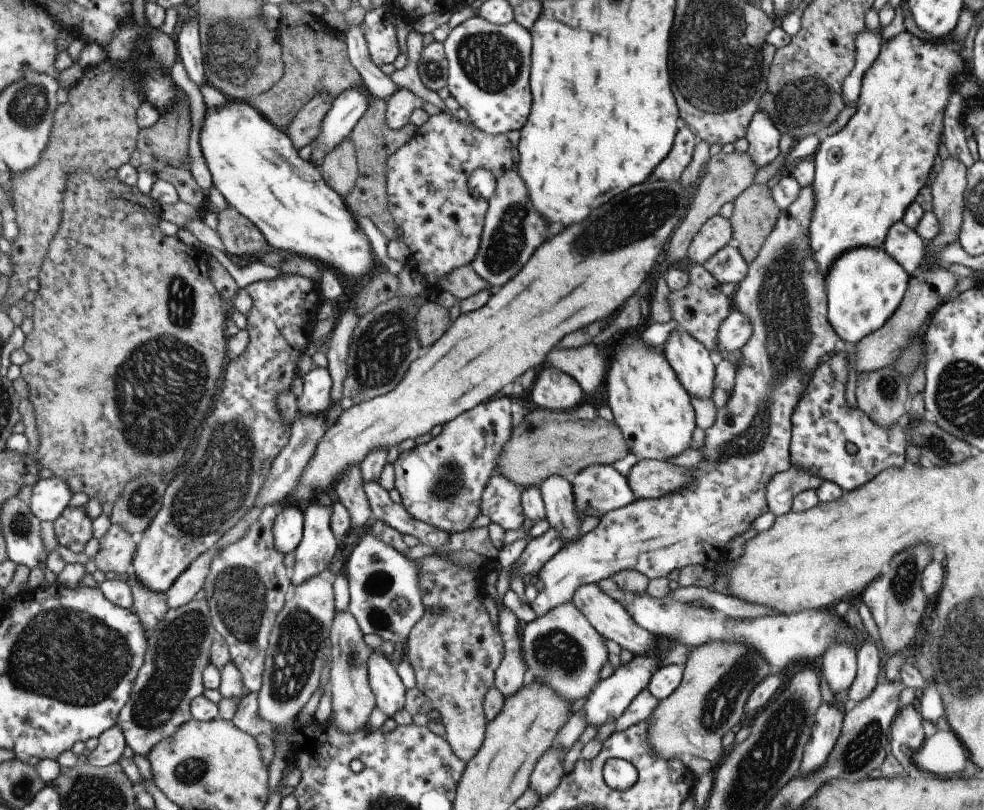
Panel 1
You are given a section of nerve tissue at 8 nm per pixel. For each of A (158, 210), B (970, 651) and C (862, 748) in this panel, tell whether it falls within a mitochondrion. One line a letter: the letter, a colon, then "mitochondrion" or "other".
A: other
B: mitochondrion
C: mitochondrion

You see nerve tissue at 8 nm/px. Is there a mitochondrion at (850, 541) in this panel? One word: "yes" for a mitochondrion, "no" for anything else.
no

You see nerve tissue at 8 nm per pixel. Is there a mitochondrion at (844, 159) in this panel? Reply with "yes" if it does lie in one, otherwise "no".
no

